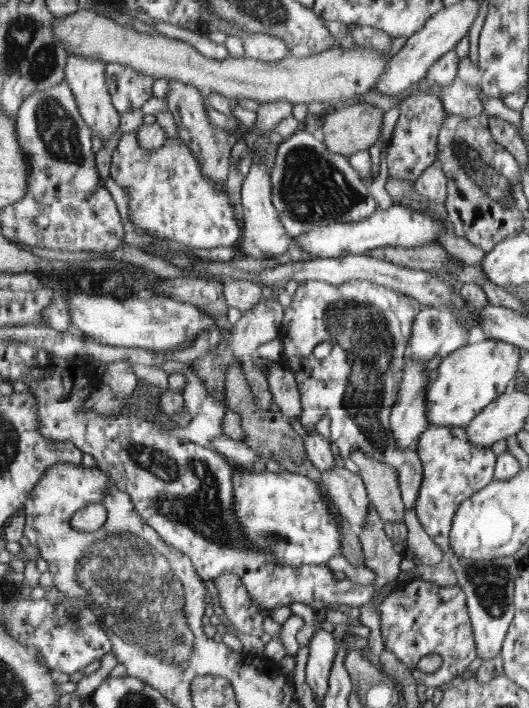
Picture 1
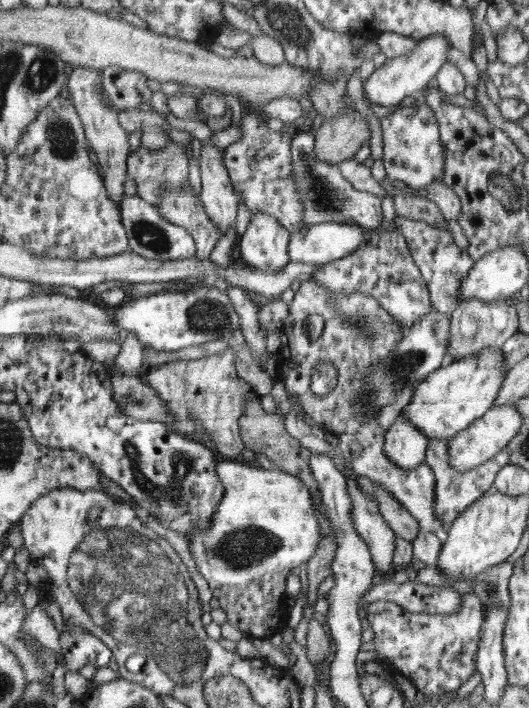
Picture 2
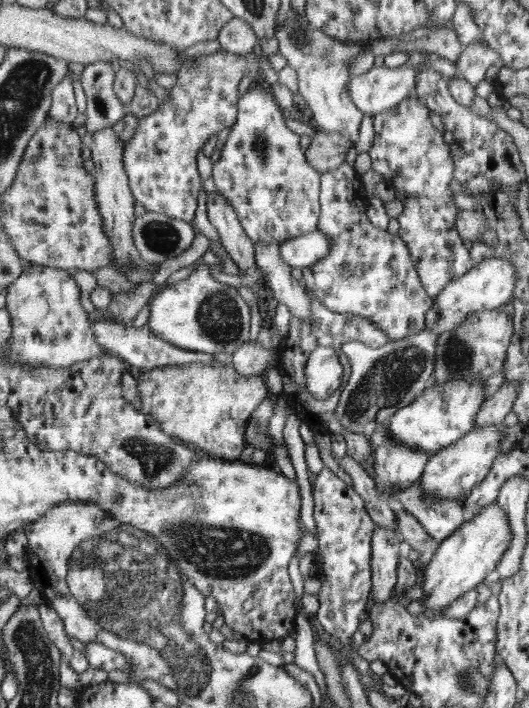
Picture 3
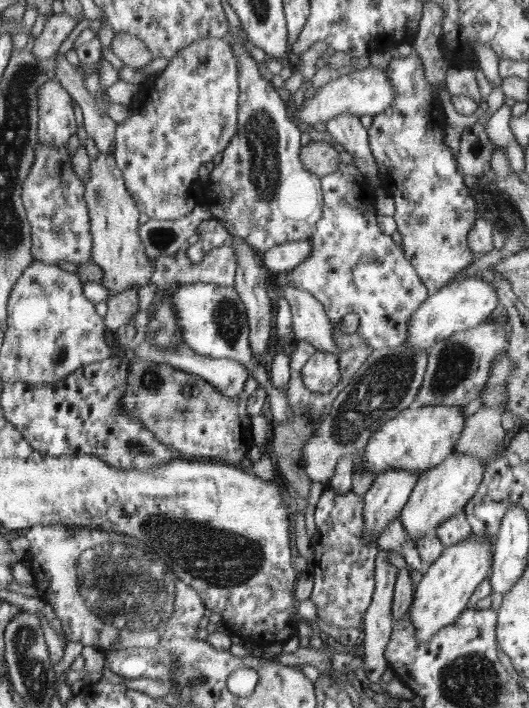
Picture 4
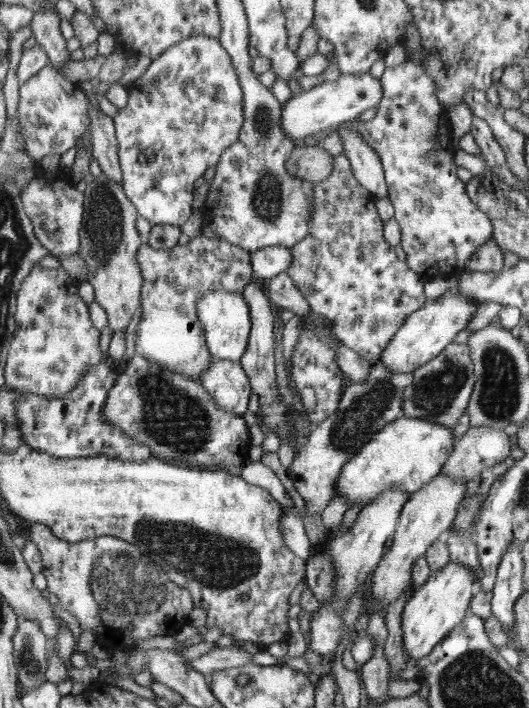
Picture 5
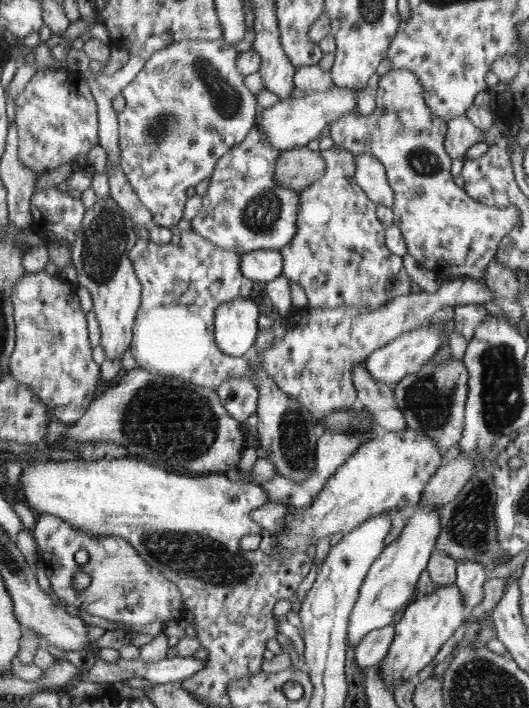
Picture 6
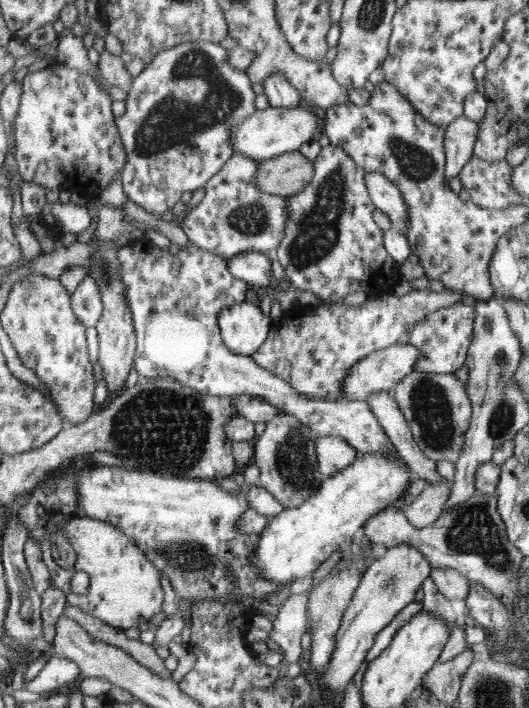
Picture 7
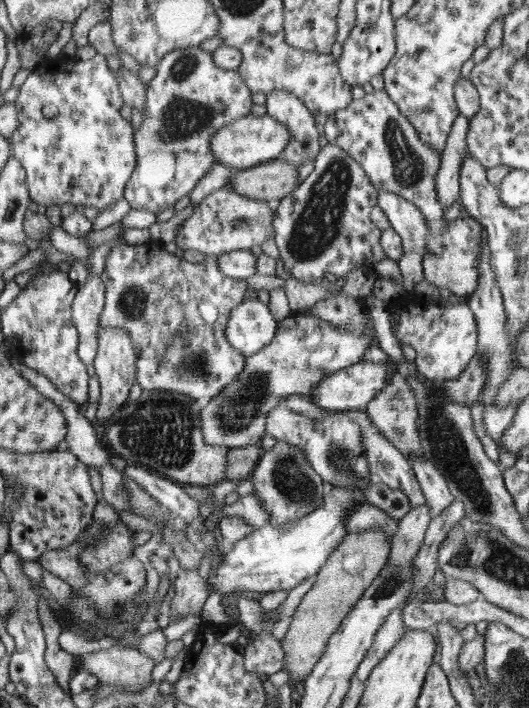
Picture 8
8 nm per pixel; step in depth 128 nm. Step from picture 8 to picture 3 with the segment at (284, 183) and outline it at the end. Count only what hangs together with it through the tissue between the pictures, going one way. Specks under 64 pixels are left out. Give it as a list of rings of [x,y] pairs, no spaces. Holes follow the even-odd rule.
[[[317,129],[305,157],[308,164],[313,165],[319,173],[326,173],[340,167],[345,162],[346,154],[353,142],[348,136],[338,132],[326,132]]]

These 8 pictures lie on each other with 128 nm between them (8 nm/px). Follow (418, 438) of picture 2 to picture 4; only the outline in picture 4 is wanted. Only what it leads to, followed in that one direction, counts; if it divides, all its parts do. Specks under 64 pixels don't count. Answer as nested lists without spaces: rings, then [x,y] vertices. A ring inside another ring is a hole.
[[[400,468],[378,474],[378,478],[374,479],[371,488],[363,496],[366,529],[362,538],[366,542],[377,540],[382,531],[388,528],[388,524],[401,513],[420,476],[418,472]]]

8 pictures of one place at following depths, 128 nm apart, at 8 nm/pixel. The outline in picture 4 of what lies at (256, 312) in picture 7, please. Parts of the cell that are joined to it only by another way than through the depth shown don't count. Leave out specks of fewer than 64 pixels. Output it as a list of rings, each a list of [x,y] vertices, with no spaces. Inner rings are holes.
[[[209,283],[186,284],[175,290],[171,302],[175,306],[186,347],[202,356],[240,361],[251,372],[256,371],[256,362],[250,354],[245,306],[234,287]]]

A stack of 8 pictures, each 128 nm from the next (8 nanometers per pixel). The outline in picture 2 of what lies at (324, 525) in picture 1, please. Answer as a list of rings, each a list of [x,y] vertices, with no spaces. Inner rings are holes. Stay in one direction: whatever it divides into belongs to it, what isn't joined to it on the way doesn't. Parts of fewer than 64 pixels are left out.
[[[224,459],[222,463],[217,464],[217,472],[225,484],[225,494],[222,495],[221,504],[218,506],[217,514],[214,514],[213,522],[210,522],[210,527],[206,531],[202,531],[198,527],[194,530],[194,539],[189,544],[190,554],[192,554],[192,558],[196,563],[198,572],[204,576],[209,587],[212,589],[213,598],[217,598],[219,606],[227,614],[228,623],[235,626],[240,632],[243,630],[251,638],[257,639],[274,636],[274,634],[282,632],[283,626],[287,626],[288,614],[292,607],[292,599],[290,594],[288,594],[288,588],[286,588],[290,572],[300,570],[302,563],[306,563],[312,557],[319,542],[327,540],[326,537],[321,537],[320,535],[319,522],[315,516],[315,508],[312,506],[312,493],[309,491],[309,487],[298,477],[278,468],[264,469],[261,466],[250,467],[249,465],[244,465],[244,463],[238,463],[234,459]]]

